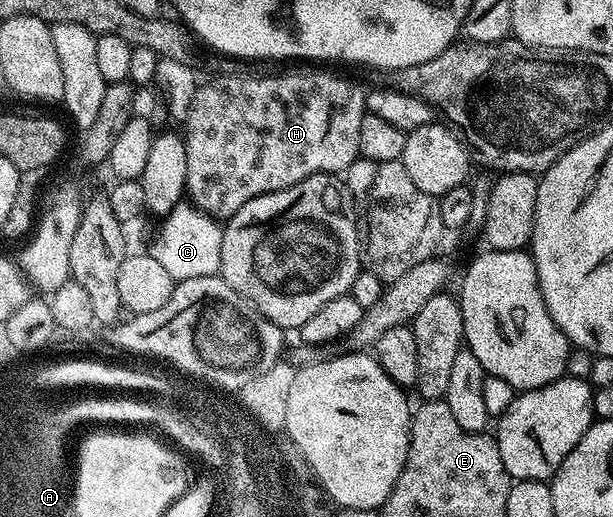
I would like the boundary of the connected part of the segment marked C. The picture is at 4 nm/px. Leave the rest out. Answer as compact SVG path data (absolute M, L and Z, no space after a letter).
M189 201L178 202L177 206L164 216L161 232L151 247L151 254L174 281L187 278L217 275L221 270L222 224L212 215Z

